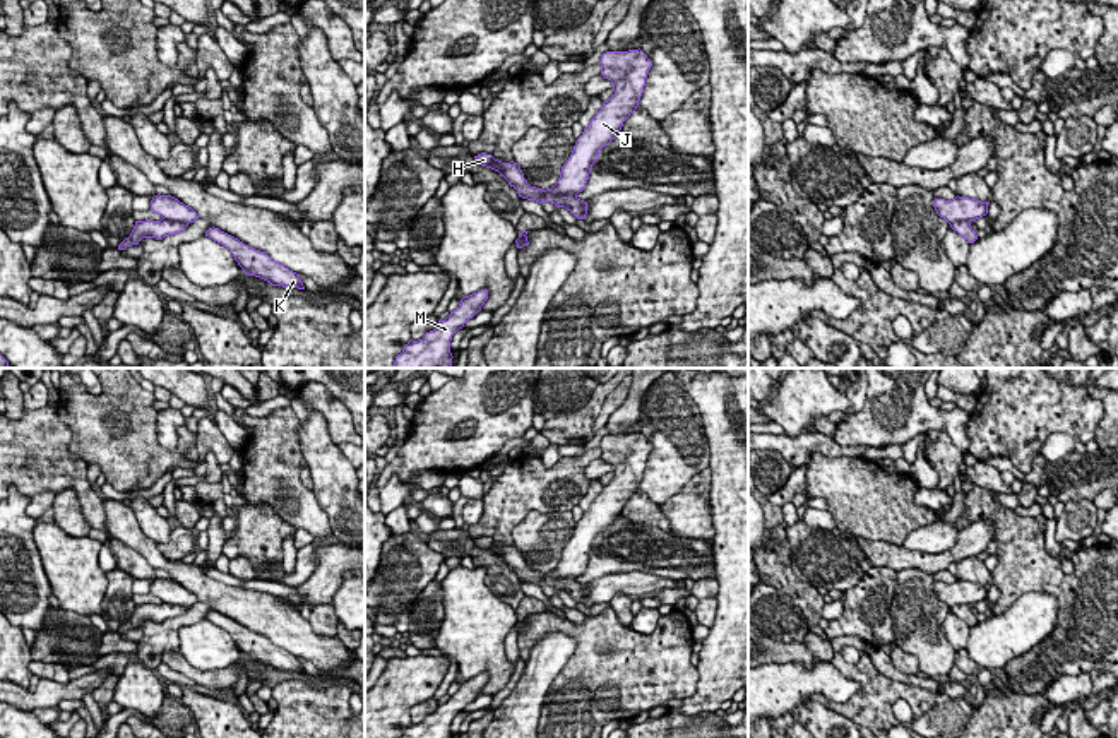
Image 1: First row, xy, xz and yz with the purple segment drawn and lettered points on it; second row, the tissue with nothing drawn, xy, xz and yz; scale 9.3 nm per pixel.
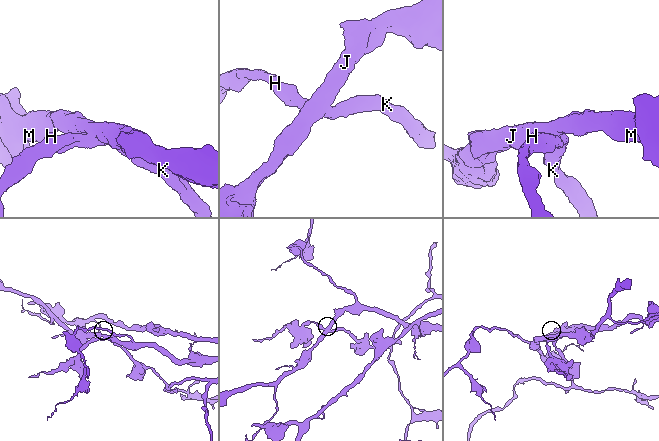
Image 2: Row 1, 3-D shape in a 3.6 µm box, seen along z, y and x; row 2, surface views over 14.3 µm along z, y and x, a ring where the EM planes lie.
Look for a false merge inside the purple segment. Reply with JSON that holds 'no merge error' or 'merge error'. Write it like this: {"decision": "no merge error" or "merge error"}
{"decision": "merge error"}

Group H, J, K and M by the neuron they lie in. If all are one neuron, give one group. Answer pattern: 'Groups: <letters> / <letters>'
Groups: H K / J M

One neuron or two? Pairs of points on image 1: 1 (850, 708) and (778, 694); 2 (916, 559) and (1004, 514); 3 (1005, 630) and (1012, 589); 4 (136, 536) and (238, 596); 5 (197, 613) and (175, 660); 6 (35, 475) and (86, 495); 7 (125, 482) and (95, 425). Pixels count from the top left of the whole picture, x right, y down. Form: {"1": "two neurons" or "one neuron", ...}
{"1": "two neurons", "2": "two neurons", "3": "two neurons", "4": "one neuron", "5": "two neurons", "6": "one neuron", "7": "one neuron"}

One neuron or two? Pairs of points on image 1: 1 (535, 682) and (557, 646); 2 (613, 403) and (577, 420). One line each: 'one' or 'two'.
1: one
2: two

